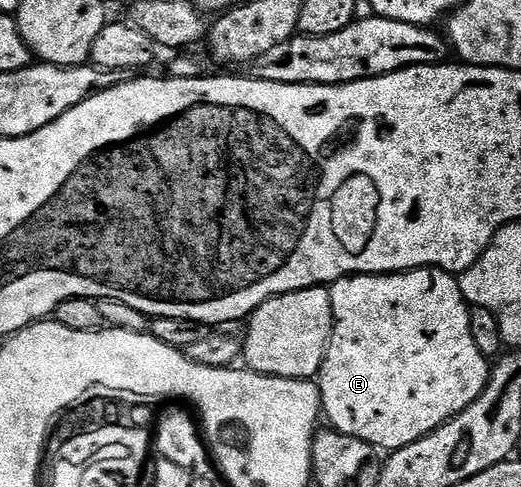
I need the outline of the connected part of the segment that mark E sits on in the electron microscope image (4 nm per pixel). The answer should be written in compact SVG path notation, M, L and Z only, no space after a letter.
M417 267L415 271L402 271L391 275L349 275L331 284L332 293L332 336L328 338L328 353L324 364L320 367L318 386L323 414L329 419L335 430L341 431L355 439L361 439L374 449L380 447L384 453L391 453L426 437L434 429L462 413L484 391L490 374L489 360L474 345L474 337L470 333L470 305L464 300L455 274L441 271L439 267Z

